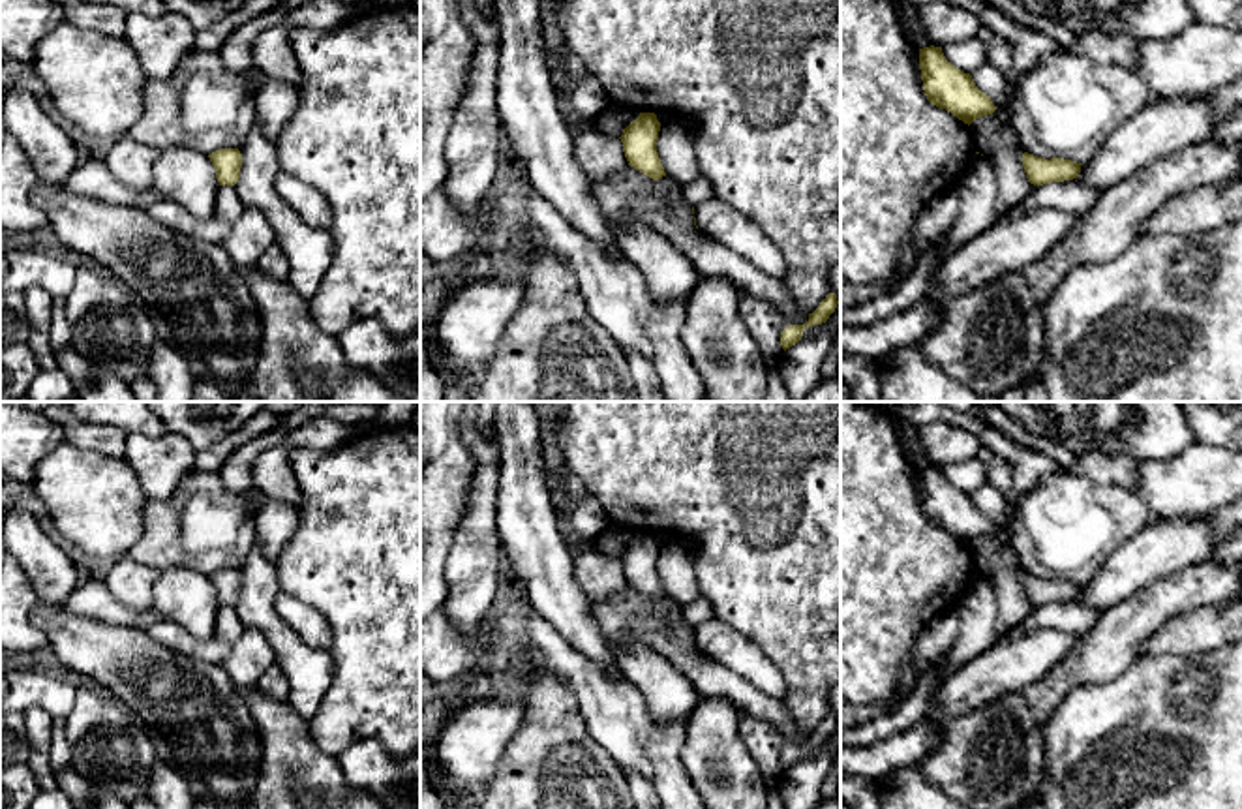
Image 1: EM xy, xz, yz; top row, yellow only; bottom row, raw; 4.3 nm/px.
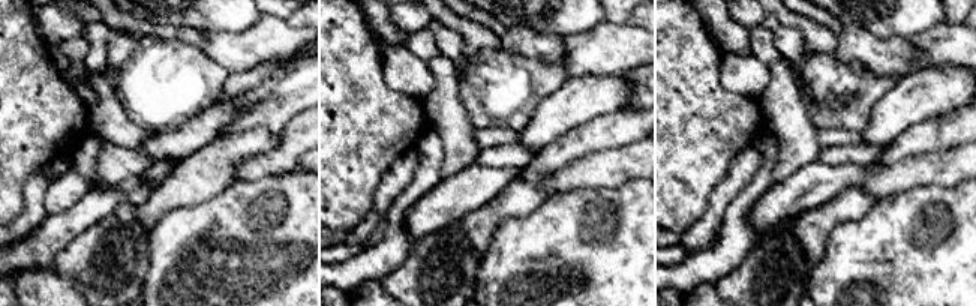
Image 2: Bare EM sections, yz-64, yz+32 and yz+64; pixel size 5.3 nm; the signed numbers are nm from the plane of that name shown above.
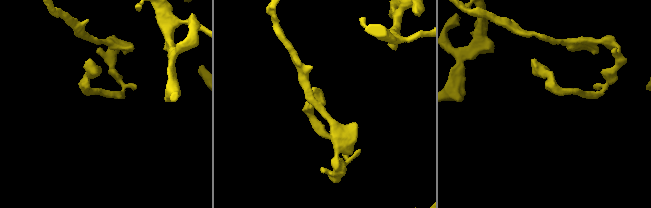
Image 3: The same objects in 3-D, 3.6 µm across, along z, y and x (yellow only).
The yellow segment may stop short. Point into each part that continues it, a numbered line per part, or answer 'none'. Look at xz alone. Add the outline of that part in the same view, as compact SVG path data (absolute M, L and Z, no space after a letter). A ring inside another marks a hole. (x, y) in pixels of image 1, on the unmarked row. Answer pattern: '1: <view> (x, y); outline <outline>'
none

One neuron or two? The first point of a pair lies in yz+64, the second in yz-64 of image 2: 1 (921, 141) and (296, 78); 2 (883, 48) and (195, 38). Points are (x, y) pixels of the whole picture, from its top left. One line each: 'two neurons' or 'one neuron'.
1: two neurons
2: one neuron

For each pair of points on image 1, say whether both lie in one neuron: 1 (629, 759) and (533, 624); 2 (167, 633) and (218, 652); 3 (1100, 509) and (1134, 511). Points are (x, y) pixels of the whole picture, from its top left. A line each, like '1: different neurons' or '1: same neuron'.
1: same neuron
2: same neuron
3: same neuron

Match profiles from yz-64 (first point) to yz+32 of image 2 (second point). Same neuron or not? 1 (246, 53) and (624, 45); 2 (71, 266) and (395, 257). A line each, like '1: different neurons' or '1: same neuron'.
1: same neuron
2: different neurons

